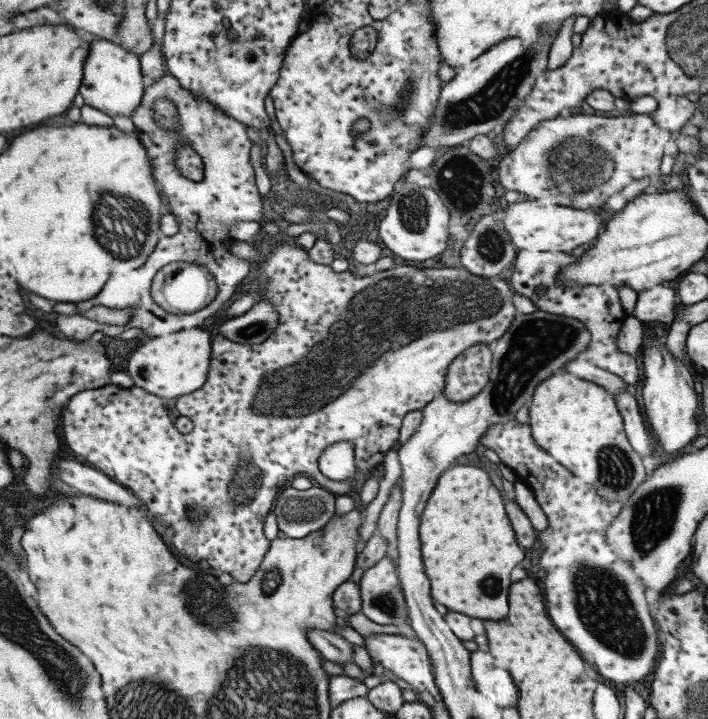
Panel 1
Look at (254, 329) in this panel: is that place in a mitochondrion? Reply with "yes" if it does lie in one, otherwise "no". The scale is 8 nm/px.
yes

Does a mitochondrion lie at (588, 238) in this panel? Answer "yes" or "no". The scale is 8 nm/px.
no

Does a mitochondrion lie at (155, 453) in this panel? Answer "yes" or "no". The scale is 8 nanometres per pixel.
no

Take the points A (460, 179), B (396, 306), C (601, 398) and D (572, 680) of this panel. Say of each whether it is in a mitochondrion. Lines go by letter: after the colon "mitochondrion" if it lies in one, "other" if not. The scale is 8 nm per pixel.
A: mitochondrion
B: mitochondrion
C: other
D: other

